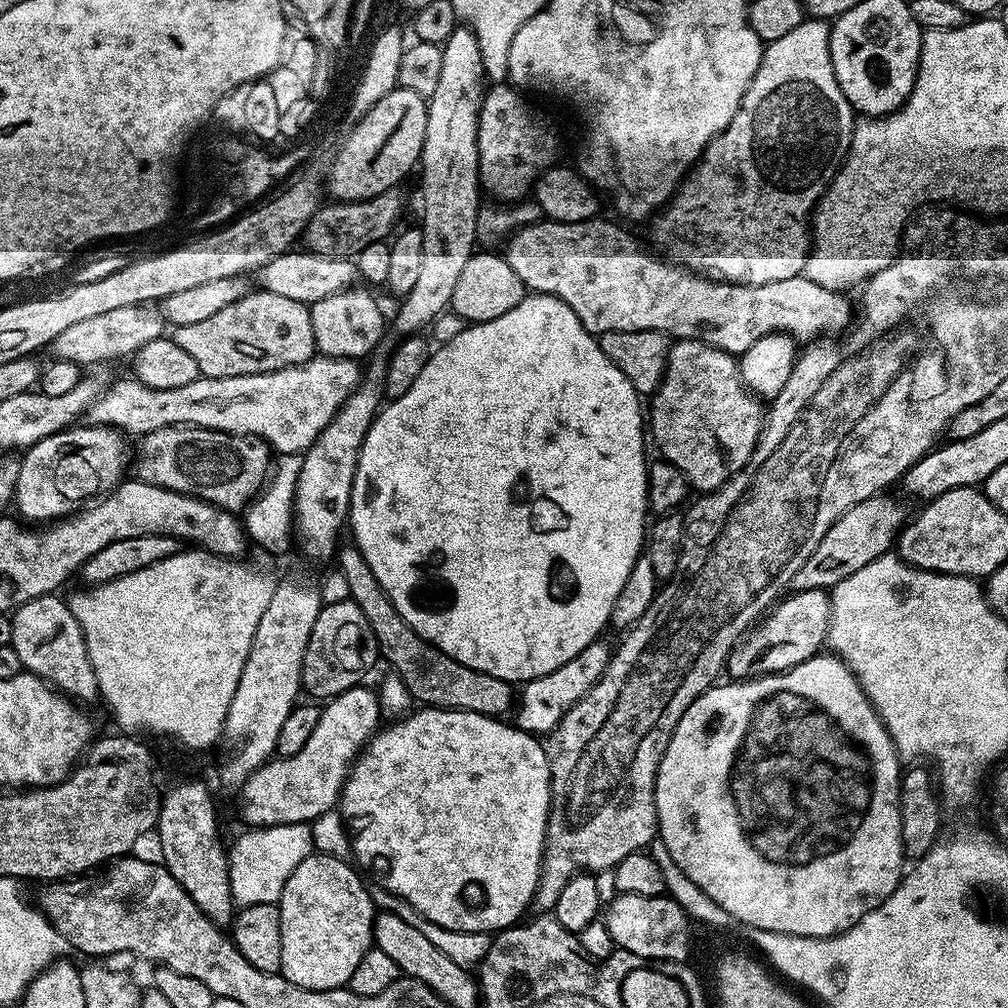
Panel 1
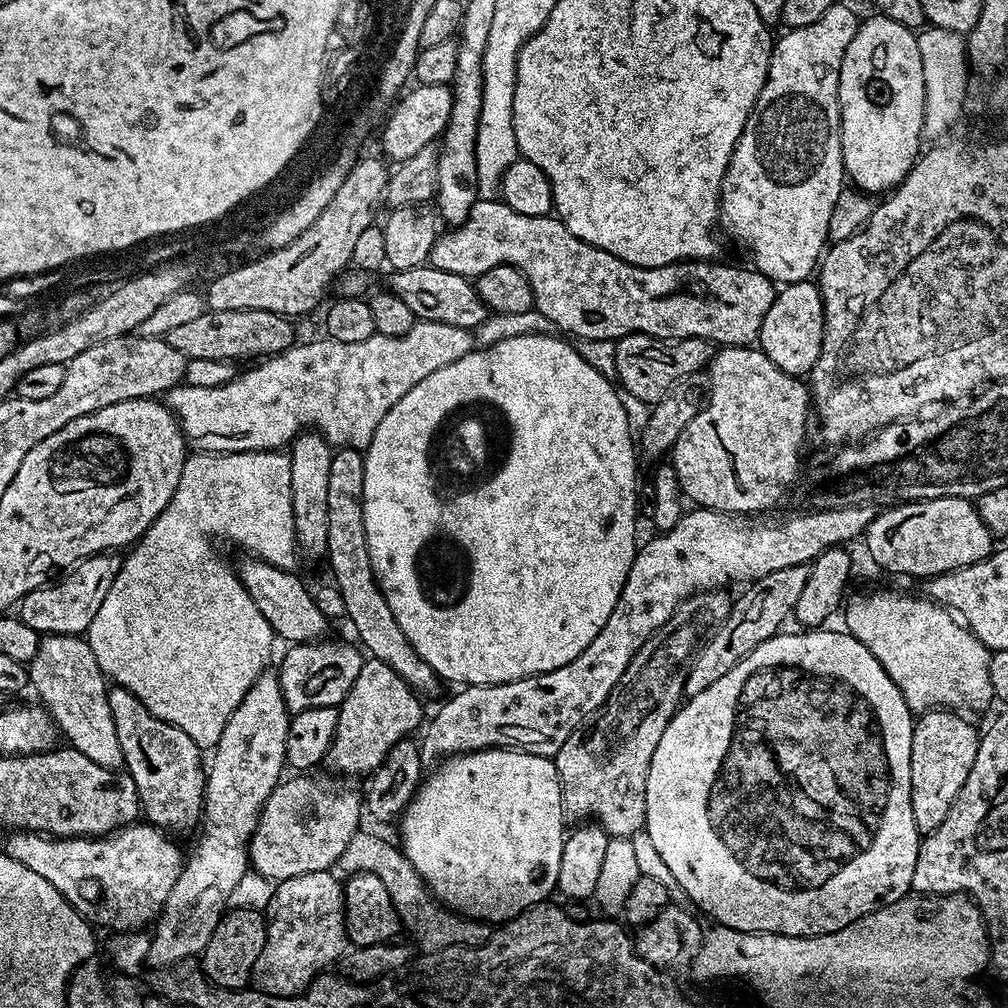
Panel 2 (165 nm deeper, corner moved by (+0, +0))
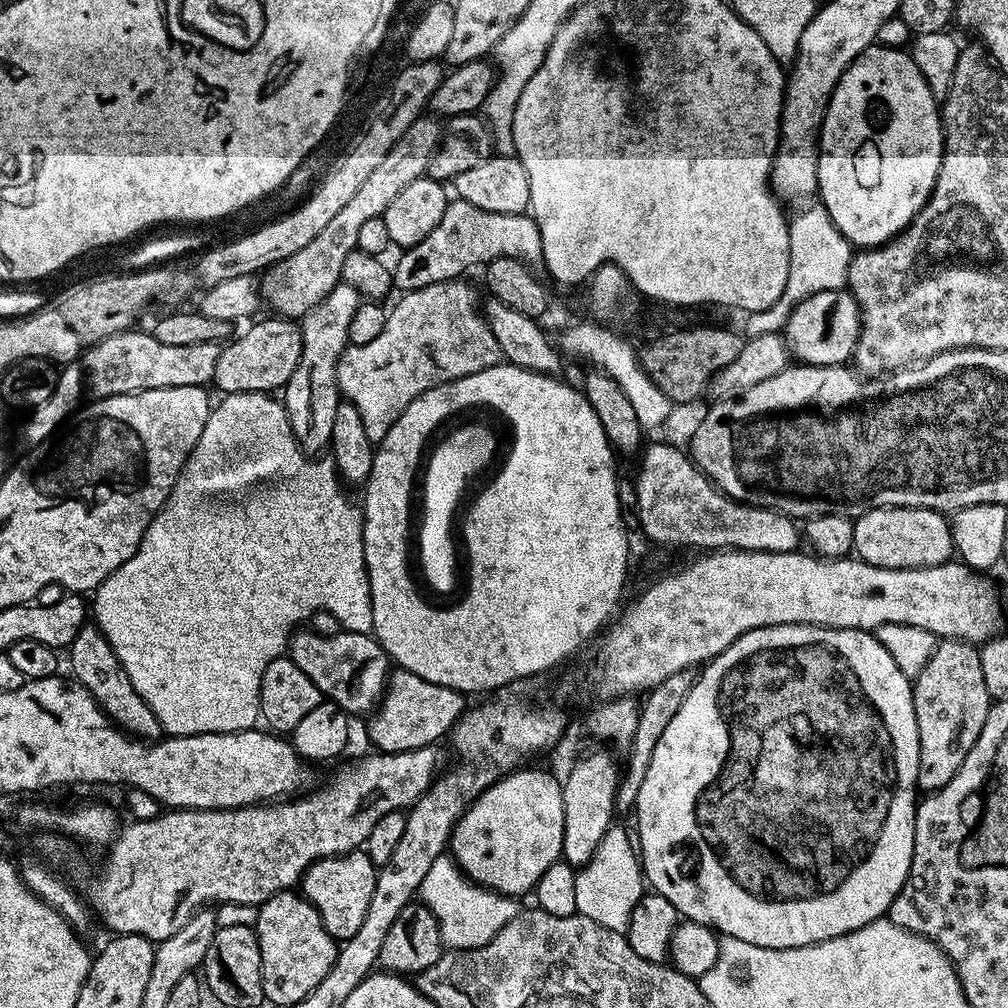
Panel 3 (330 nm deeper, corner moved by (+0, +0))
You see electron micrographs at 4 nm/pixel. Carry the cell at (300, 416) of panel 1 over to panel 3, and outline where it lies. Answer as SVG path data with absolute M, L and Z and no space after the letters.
M464 278L446 280L442 284L403 293L399 297L401 300L390 308L386 326L382 334L378 334L378 338L365 344L349 344L340 355L336 367L336 384L340 388L341 397L358 406L358 414L362 414L362 426L366 426L366 434L374 442L384 440L390 426L398 422L406 406L410 406L410 402L414 402L414 398L418 398L426 390L448 380L478 374L478 370L486 370L501 363L498 342L494 342L490 326L478 311L475 290L466 281Z

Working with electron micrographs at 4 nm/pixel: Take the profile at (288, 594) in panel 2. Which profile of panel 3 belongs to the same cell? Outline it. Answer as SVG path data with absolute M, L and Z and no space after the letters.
M297 630L288 641L288 659L318 686L321 697L334 703L343 712L371 713L384 695L384 686L390 675L390 661L375 635L366 632L345 632L341 630L329 636L320 636L311 630Z

